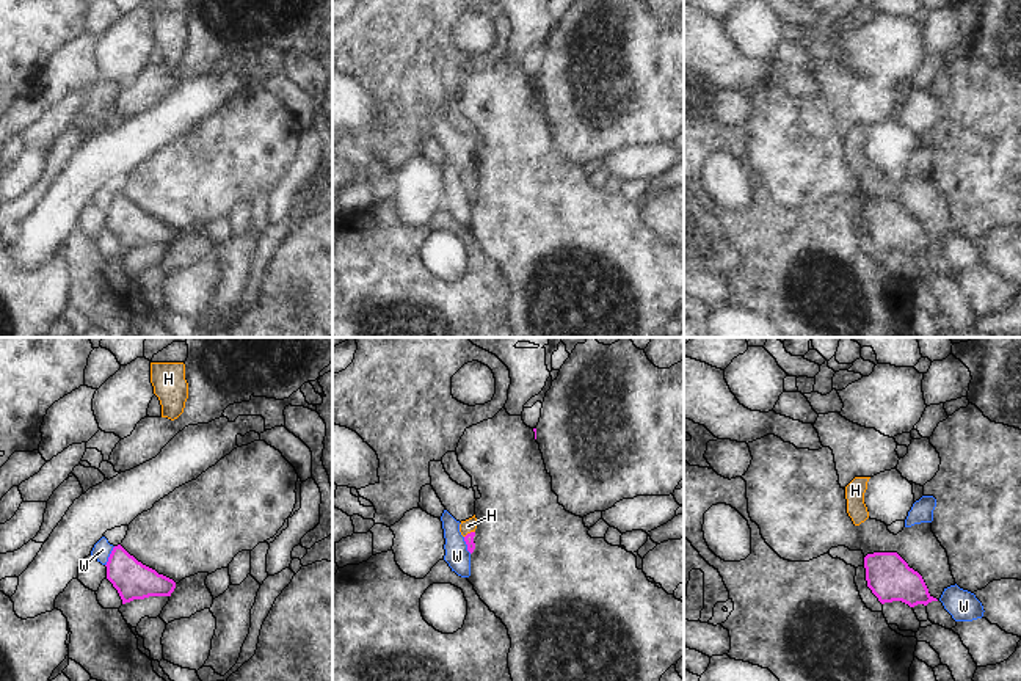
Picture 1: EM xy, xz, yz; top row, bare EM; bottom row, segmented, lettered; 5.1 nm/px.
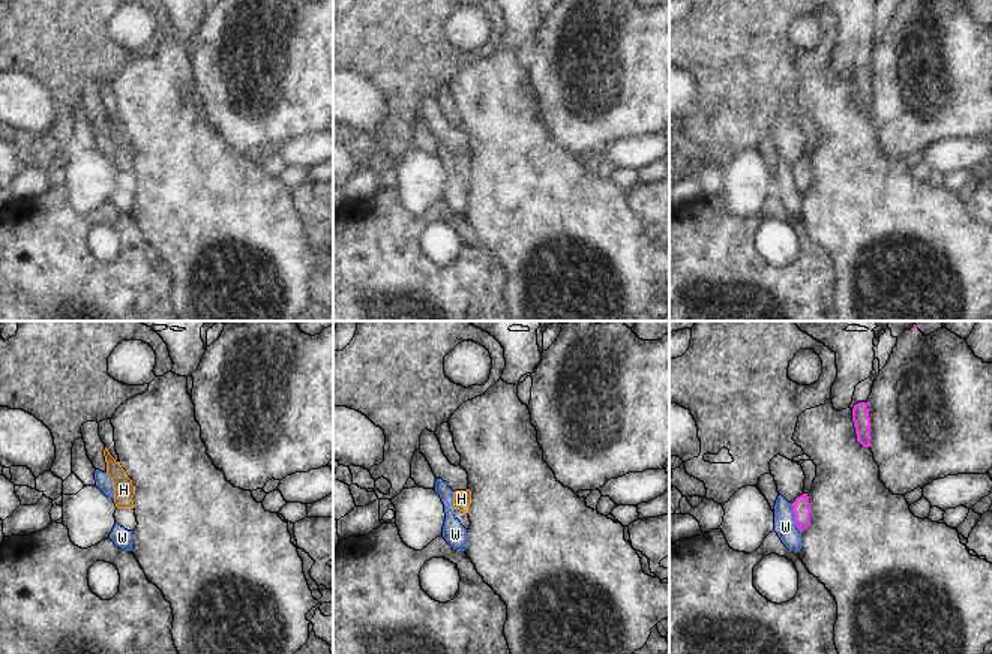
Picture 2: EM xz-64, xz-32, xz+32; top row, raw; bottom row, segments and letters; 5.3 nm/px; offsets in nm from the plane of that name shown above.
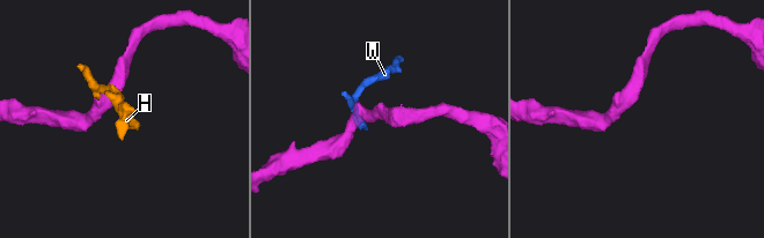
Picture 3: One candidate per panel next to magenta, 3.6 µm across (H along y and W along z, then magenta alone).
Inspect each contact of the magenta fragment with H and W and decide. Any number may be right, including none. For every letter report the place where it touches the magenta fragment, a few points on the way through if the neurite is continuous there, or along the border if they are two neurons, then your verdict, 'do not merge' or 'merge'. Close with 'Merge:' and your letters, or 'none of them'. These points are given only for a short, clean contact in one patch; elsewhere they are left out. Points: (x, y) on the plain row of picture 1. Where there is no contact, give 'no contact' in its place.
H: meets magenta in xz at (471, 181); runs through xz (469, 187), (471, 181), (468, 174); merge
W: meets magenta in xy at (110, 204); border along xy (115, 195), (105, 214); do not merge
Merge: H

